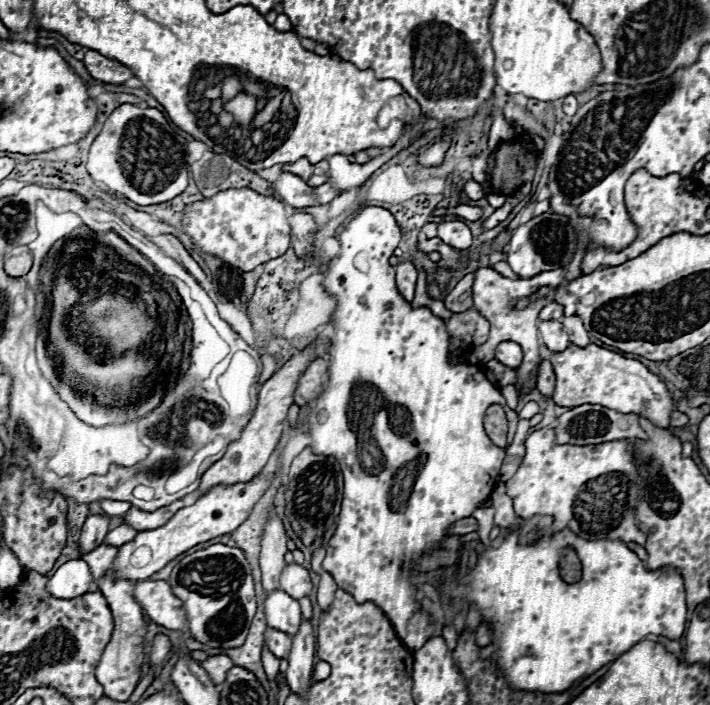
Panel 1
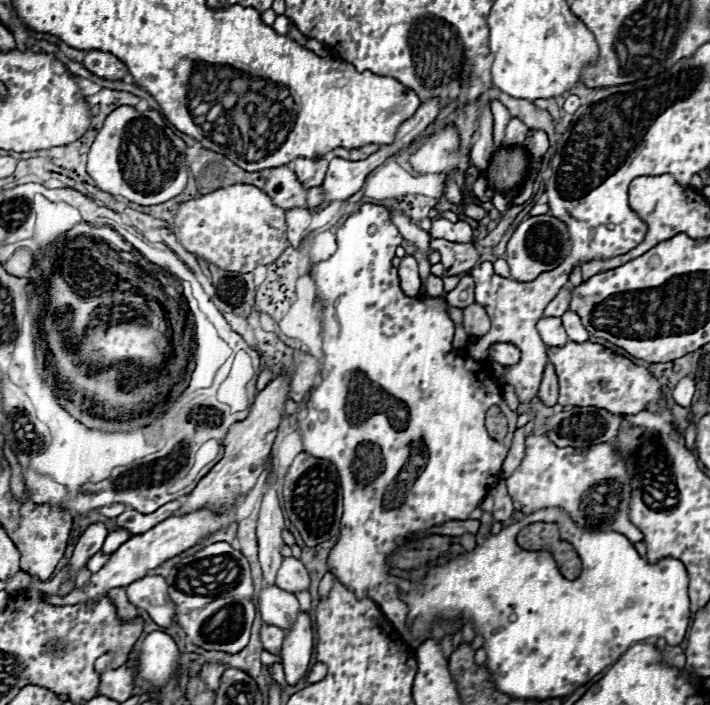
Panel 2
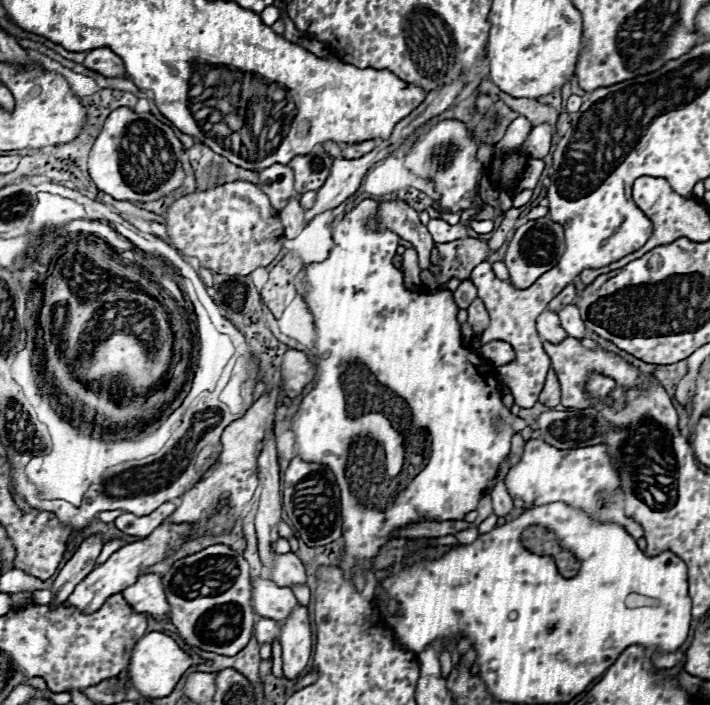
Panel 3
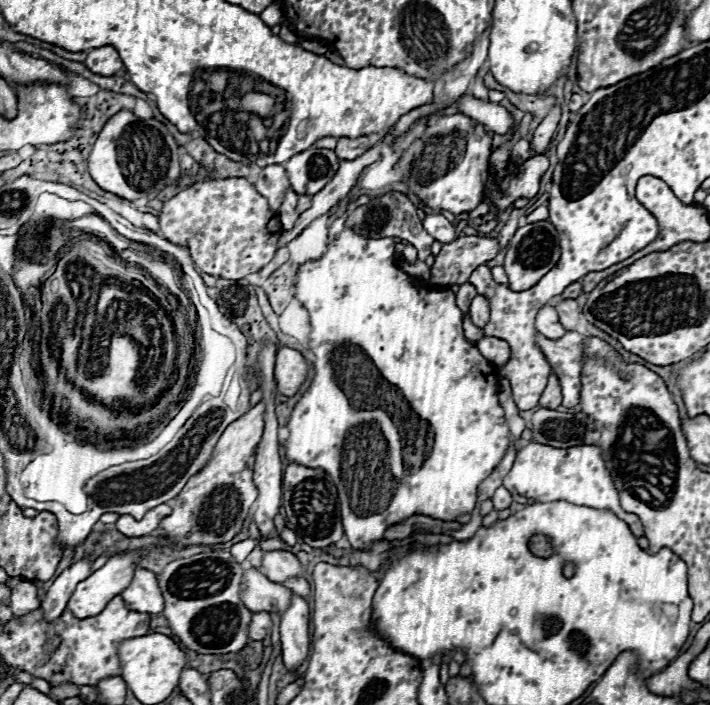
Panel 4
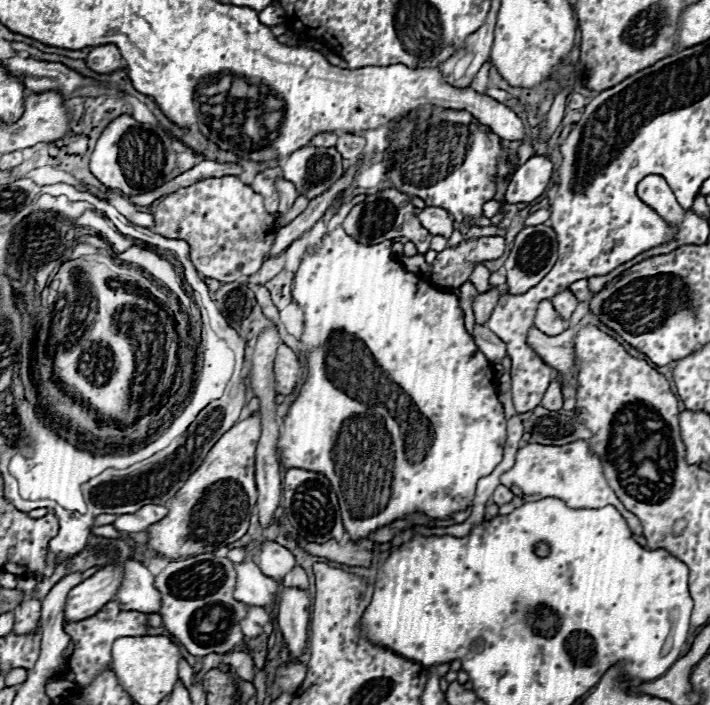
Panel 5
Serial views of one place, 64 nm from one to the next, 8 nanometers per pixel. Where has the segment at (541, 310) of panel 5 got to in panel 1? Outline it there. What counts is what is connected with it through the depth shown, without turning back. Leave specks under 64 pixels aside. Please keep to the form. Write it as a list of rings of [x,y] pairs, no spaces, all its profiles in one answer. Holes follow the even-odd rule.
[[[558,320],[538,322],[538,330],[540,330],[540,338],[542,338],[542,342],[548,346],[548,350],[552,350],[552,352],[562,352],[564,348],[570,346],[568,334],[564,332],[564,326],[562,326]]]

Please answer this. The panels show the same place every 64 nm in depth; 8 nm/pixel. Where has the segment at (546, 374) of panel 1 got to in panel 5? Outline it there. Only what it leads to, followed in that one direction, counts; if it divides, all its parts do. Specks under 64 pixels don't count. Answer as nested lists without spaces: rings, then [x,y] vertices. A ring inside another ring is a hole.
[[[556,380],[550,382],[550,386],[548,386],[548,390],[546,390],[546,394],[544,394],[540,404],[544,408],[552,408],[554,412],[558,412],[562,408],[562,388],[560,388],[560,384]]]

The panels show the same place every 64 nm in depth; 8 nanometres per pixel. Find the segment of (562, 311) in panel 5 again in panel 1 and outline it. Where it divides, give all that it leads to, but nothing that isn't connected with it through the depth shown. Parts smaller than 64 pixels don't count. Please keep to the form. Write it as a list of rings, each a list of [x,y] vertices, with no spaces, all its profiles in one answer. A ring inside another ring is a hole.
[[[564,316],[560,322],[564,324],[564,328],[566,328],[572,344],[576,344],[576,346],[586,346],[586,344],[590,344],[590,336],[588,336],[588,332],[584,330],[582,320],[580,320],[578,316]]]

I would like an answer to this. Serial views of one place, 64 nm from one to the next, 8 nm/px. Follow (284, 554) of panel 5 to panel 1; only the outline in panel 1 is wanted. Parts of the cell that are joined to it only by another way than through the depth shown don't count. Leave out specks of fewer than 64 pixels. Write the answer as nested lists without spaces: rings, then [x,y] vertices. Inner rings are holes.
[[[286,564],[280,574],[280,588],[296,600],[302,596],[308,596],[312,590],[308,570],[300,564]]]

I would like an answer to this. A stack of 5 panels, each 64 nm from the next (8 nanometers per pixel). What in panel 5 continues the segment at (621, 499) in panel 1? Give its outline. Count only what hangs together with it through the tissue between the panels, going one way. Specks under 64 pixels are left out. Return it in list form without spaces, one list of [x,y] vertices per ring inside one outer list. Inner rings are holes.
[[[576,440],[572,444],[564,446],[544,446],[544,444],[526,444],[516,452],[516,464],[500,476],[502,484],[512,488],[518,486],[524,496],[538,496],[538,498],[560,498],[564,500],[570,508],[602,508],[602,506],[616,506],[622,516],[626,518],[630,530],[634,534],[642,534],[642,526],[638,518],[624,508],[624,504],[618,500],[618,496],[612,492],[608,486],[604,474],[602,474],[602,464],[598,456],[590,454],[590,448],[584,440]]]

